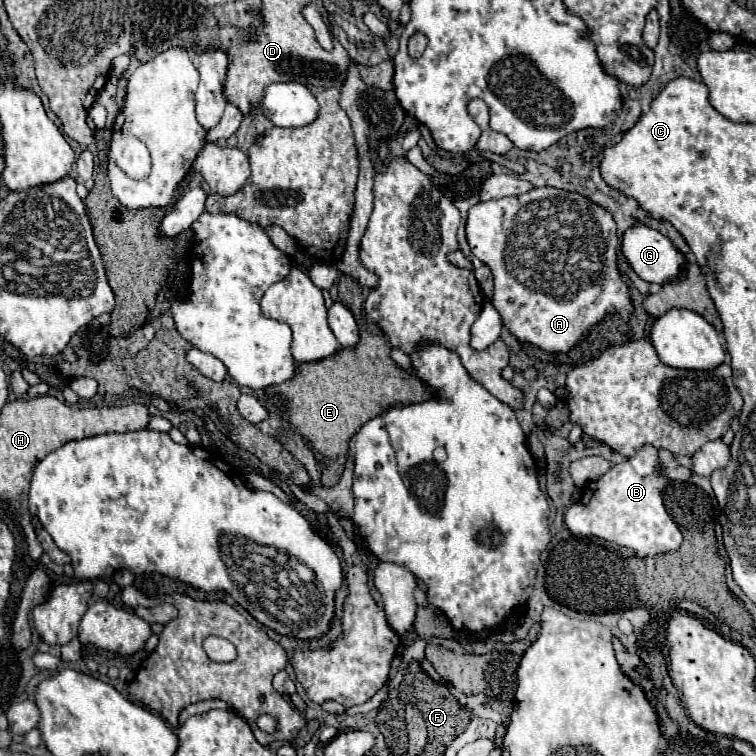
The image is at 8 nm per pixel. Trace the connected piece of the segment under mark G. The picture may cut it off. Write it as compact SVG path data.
M636 224L624 232L622 256L642 280L654 284L680 278L684 266L684 256L672 242L644 224Z

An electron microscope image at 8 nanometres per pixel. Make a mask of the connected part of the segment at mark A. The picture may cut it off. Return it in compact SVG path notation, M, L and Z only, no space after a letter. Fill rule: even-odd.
M532 188L518 198L478 202L468 210L466 240L494 276L492 304L500 312L504 326L522 342L530 342L546 352L568 352L580 342L592 324L600 322L612 308L632 310L630 292L618 274L618 236L612 216L588 198L558 188Z

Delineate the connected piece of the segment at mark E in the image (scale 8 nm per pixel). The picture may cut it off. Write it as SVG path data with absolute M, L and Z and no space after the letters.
M342 274L338 280L338 296L340 302L348 304L350 312L354 314L358 328L360 328L360 340L354 348L342 348L336 354L306 362L296 366L296 374L278 384L268 386L262 392L262 404L270 408L270 400L276 402L288 402L288 422L294 426L294 430L304 438L304 442L312 448L314 454L318 454L324 460L338 462L336 468L326 468L322 486L334 486L342 474L342 466L346 462L348 454L348 440L352 434L356 434L368 420L380 416L392 406L402 404L414 404L424 402L430 398L428 388L408 374L406 370L398 368L390 358L390 342L384 346L384 334L376 324L370 324L362 318L362 288L356 282L356 278Z

